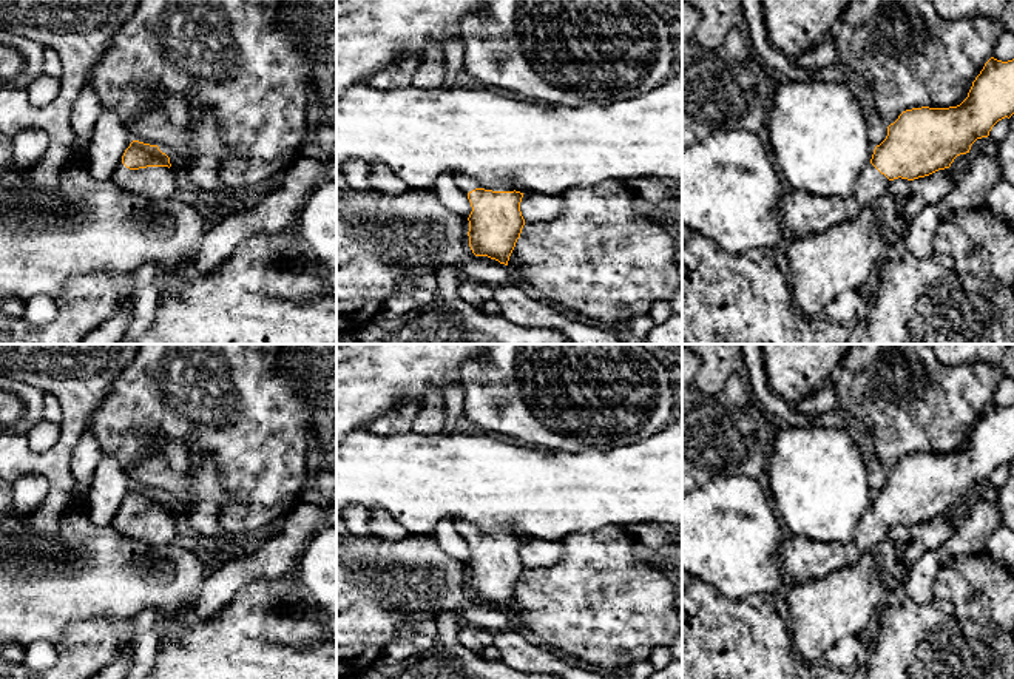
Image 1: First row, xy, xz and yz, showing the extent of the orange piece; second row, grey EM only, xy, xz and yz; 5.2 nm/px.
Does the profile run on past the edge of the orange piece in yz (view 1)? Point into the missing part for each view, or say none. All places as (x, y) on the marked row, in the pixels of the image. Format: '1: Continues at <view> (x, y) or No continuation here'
1: Continues at yz (801, 213)

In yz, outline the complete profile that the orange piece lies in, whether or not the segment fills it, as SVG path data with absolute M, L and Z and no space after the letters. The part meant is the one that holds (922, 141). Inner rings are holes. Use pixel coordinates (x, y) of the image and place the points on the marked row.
M991 57L972 82L968 97L949 108L912 108L903 111L887 127L886 139L875 147L870 164L860 174L855 191L846 198L823 198L803 190L786 190L776 210L784 239L824 233L833 225L853 219L863 207L887 193L894 179L914 181L949 168L954 159L966 154L971 145L988 137L992 127L1014 114L1014 59L1008 62Z

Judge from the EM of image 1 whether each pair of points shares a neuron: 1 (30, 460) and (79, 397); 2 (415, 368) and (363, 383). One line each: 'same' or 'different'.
1: same
2: same

